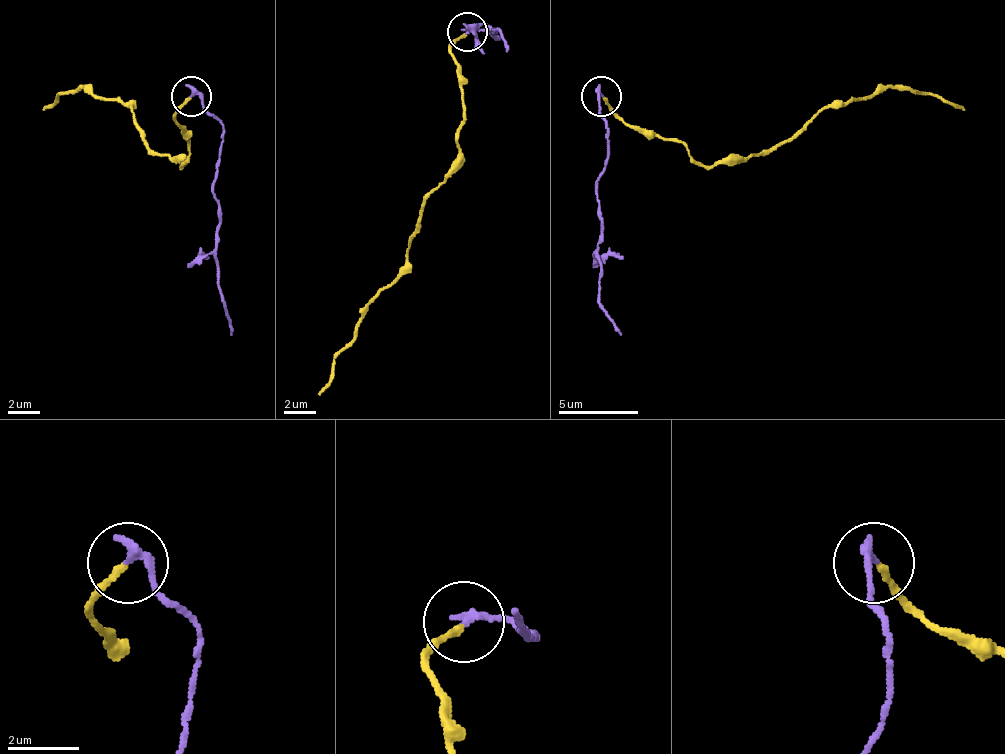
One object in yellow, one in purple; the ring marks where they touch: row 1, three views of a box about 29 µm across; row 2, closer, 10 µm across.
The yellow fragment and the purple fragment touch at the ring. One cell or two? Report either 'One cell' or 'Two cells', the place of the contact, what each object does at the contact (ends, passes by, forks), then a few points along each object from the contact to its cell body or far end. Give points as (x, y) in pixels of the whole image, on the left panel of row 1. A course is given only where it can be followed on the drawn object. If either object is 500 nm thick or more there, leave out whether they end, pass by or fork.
Two cells. Place: (191, 96). At the ring yellow ends. At the ring purple ends. Course of yellow: (192, 97), (176, 121), (188, 137), (184, 165), (144, 141), (133, 109), (89, 89), (73, 89), (41, 109). Course of purple: (192, 97), (200, 97), (224, 129), (220, 165), (212, 181), (220, 220), (220, 300), (232, 336)

